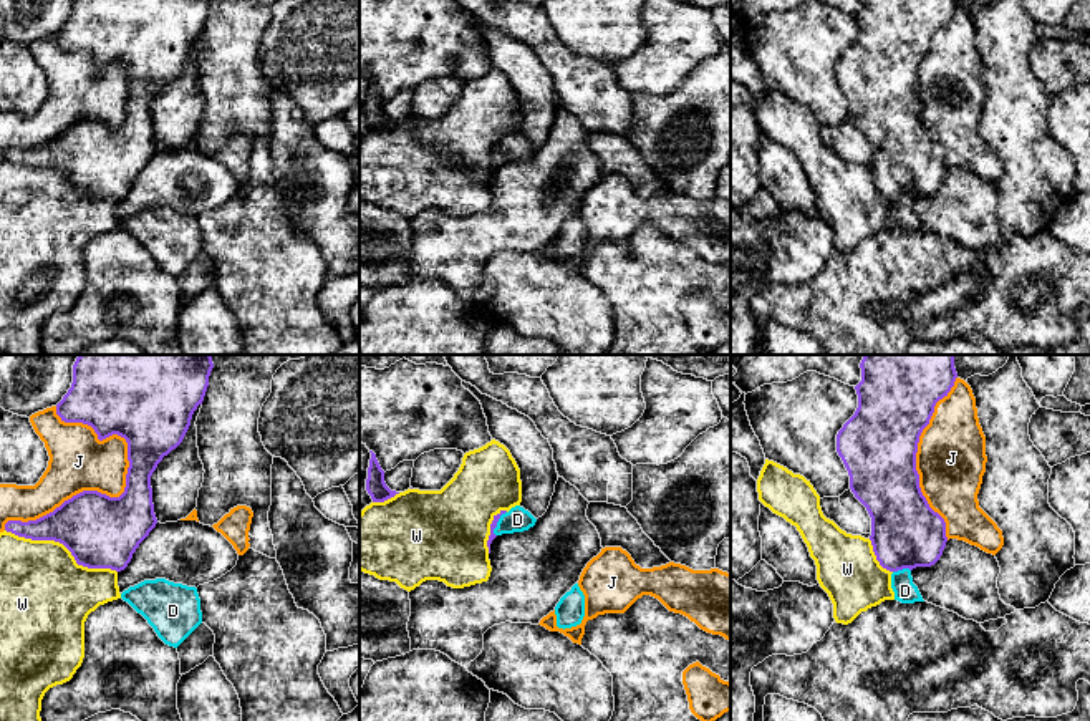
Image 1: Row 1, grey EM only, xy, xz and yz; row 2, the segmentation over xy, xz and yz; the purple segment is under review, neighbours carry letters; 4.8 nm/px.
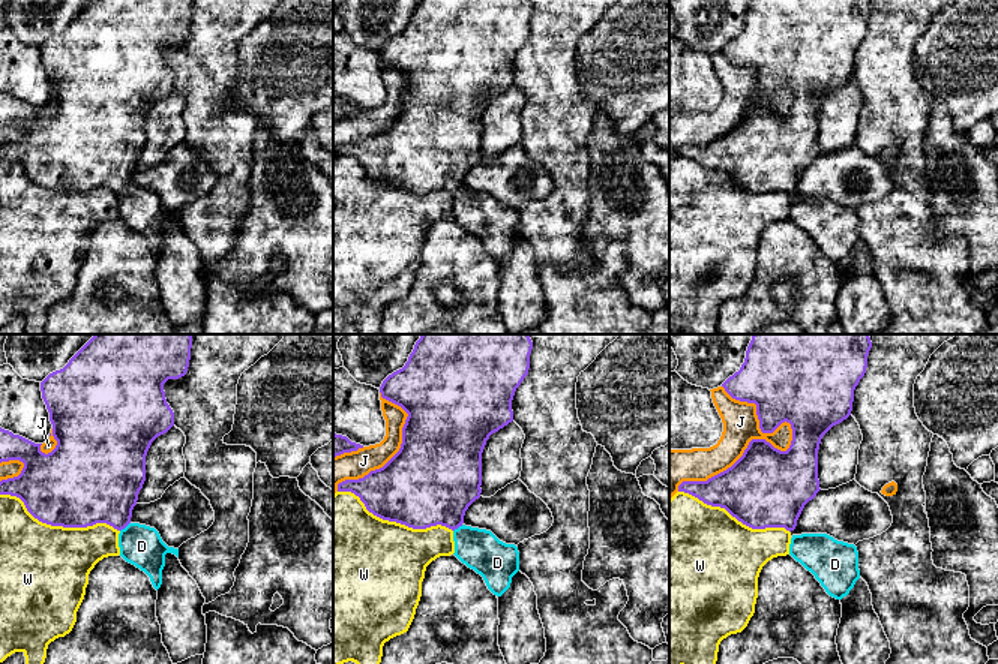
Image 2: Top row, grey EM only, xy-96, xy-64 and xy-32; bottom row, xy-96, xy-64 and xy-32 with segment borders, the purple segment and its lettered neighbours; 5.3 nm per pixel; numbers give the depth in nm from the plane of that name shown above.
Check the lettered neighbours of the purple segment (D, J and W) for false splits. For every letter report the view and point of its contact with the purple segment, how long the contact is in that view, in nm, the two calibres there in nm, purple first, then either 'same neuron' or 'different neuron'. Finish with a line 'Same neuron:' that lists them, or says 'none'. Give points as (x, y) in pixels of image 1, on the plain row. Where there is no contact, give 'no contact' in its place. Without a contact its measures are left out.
D: xz (496, 153) | 140 nm | 40/120 nm | same neuron
J: xy (86, 120) | 750 nm | 360/280 nm | different neuron
W: xy (63, 173) | 600 nm | 360/420 nm | different neuron
Same neuron: D

